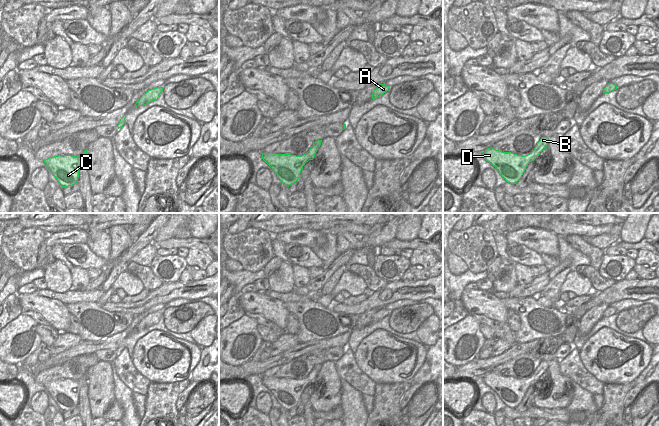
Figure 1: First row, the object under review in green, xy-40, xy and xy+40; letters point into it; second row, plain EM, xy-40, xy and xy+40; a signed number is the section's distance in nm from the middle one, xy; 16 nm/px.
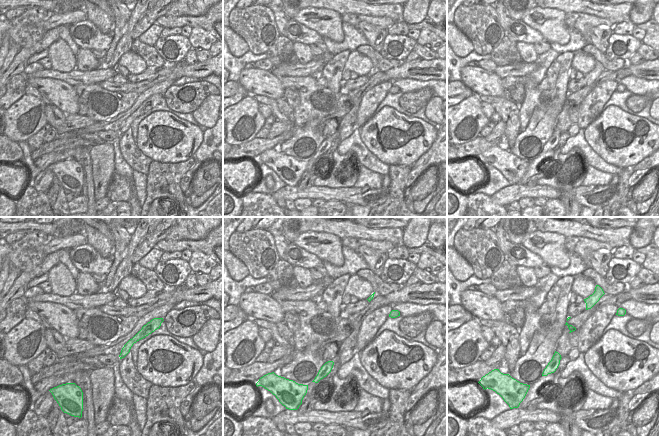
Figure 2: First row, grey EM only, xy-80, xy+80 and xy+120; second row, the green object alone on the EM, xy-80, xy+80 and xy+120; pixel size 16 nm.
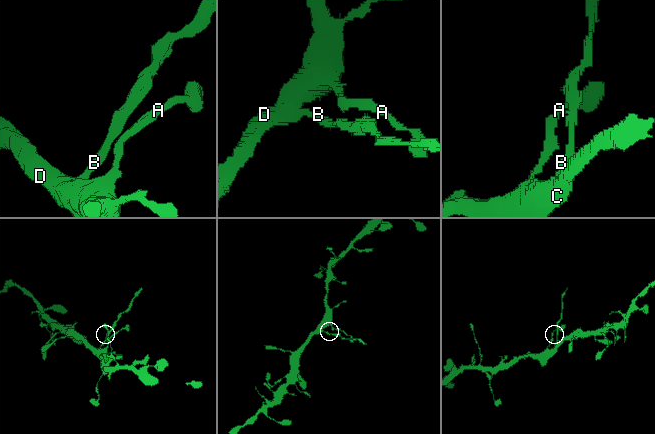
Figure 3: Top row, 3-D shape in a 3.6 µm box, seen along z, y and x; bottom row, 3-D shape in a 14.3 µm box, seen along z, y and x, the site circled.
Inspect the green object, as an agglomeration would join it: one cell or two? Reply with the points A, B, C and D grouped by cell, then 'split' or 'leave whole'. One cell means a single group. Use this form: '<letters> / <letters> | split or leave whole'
A C D / B | split

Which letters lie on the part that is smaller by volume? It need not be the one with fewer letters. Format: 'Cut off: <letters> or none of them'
Cut off: B

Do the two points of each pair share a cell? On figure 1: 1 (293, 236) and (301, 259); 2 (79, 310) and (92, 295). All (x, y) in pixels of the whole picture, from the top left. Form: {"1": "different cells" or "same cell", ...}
{"1": "different cells", "2": "different cells"}

